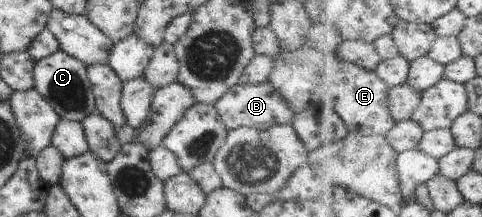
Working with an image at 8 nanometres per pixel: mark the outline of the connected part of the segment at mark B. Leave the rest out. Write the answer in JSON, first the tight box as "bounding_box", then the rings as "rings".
{"bounding_box":[213,82,294,130],"rings":[[[270,82],[262,84],[238,84],[232,87],[213,106],[227,130],[237,128],[266,129],[276,125],[292,124],[294,111],[282,97],[279,87]]]}

